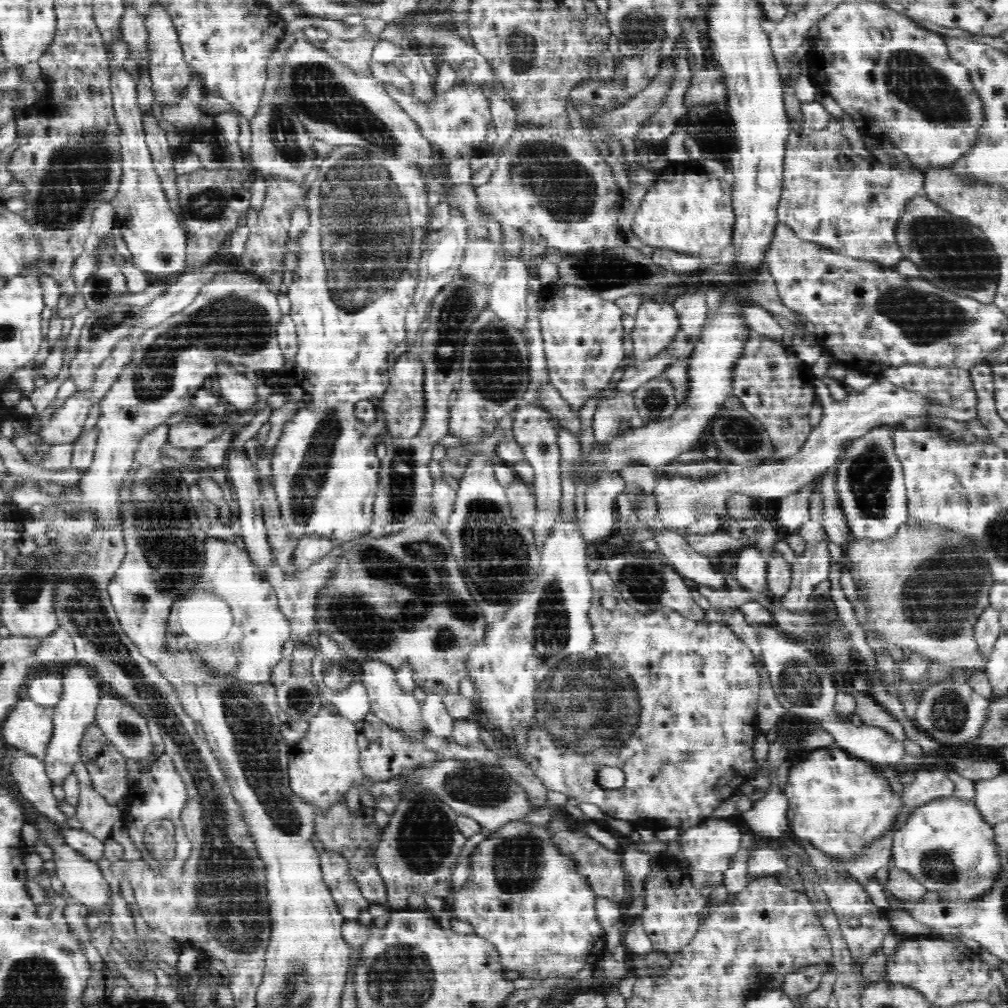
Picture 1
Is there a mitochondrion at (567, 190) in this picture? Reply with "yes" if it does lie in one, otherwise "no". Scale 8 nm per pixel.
yes

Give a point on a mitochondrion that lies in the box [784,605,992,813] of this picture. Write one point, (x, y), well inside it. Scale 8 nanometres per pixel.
(949, 708)

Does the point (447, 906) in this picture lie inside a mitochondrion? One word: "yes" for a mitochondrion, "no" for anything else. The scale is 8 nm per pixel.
no

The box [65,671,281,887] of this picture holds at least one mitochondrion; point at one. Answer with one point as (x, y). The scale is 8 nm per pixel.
(131, 731)

